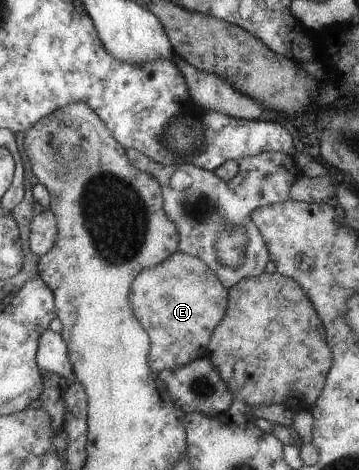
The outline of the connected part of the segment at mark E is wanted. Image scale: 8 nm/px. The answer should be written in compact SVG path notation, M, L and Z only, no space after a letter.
M179 251L173 252L160 264L143 269L135 281L132 281L130 298L133 301L132 312L151 338L148 364L153 373L172 370L207 355L208 341L228 307L228 289L225 289L216 273L200 258Z

